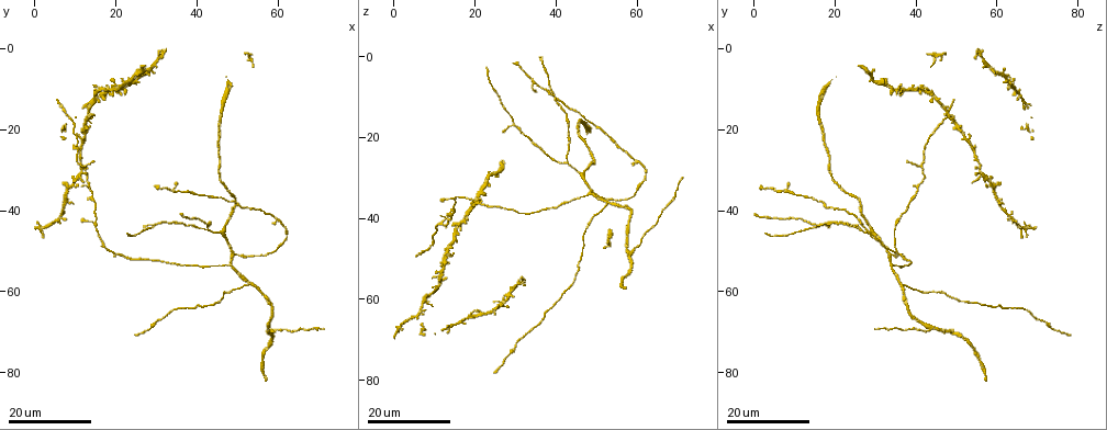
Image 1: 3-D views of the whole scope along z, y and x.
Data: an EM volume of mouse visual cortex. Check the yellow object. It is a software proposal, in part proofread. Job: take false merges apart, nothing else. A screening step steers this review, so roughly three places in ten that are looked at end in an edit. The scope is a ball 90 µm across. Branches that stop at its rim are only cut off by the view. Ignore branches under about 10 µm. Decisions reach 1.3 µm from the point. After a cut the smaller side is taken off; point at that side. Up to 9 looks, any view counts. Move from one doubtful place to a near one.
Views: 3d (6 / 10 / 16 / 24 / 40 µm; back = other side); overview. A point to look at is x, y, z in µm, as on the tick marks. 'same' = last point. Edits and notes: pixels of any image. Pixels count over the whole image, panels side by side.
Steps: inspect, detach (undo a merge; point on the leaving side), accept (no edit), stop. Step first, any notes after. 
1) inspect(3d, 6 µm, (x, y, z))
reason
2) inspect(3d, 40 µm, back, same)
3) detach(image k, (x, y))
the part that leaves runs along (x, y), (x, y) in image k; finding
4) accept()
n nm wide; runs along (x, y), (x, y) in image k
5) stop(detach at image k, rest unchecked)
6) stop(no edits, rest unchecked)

inspect(3d, 16 µm, (15.5, 42.5, 35.5))
three-way junction

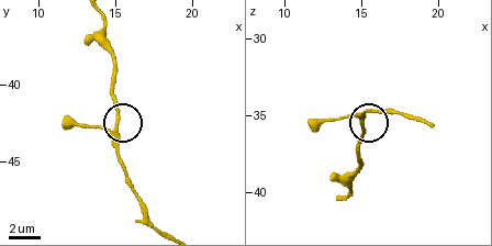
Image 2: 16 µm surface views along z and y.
inspect(3d, 10 µm, (15.0, 42.6, 35.8))
closer look

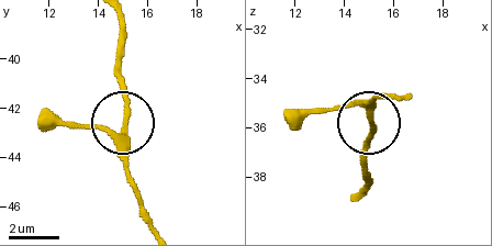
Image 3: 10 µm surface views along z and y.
accept()
runs along (125, 124), (125, 175) in image 3; one neuron here

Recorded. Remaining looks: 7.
inspect(3d, 16 µm, (18.0, 50.0, 35.0))

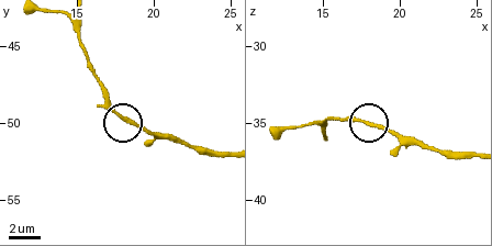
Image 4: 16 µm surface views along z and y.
inspect(3d, 6 µm, (17.8, 49.4, 35.0))

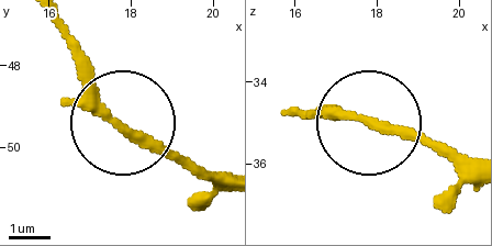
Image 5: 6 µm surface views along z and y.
accept()
runs along (51, 18), (86, 91), (198, 171) in image 5; one neuron here

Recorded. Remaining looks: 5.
inspect(3d, 24 µm, (59.0, 70.0, 49.0))

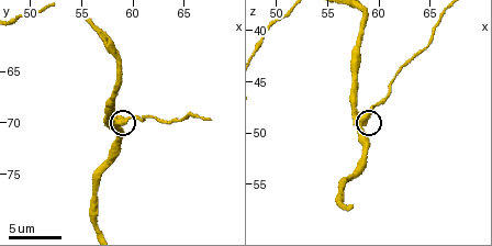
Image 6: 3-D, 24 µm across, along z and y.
inspect(3d, 6 µm, (58.8, 69.8, 48.8))

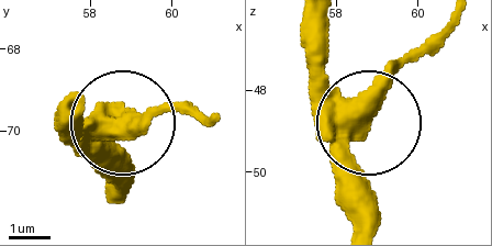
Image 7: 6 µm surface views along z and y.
detach(image 7, (138, 123))
side arm 17 µm; the part that leaves runs along (344, 121), (445, 26) in image 7; a second neuron is stuck on

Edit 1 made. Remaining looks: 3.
inspect(overview)

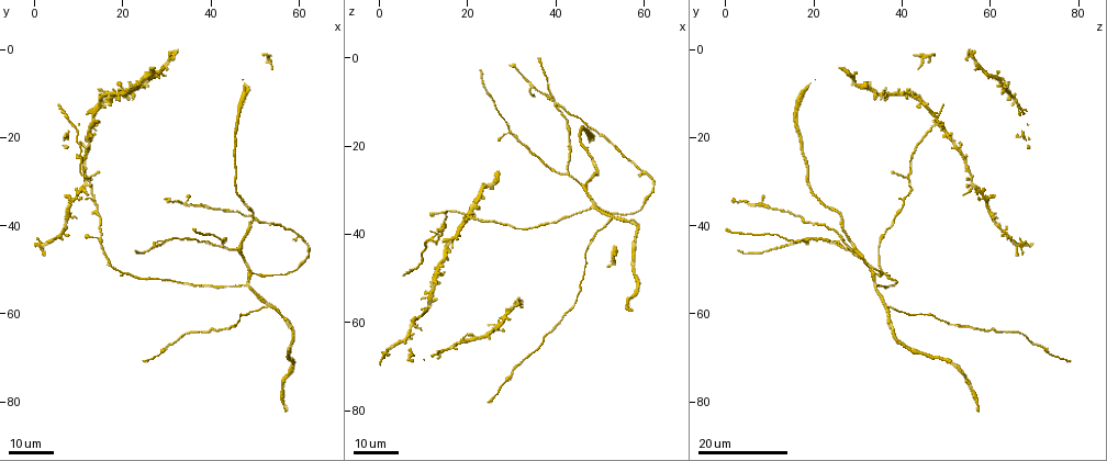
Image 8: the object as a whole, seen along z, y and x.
inspect(3d, 24 µm, (53.0, 58.0, 36.0))
side arm on a straight run

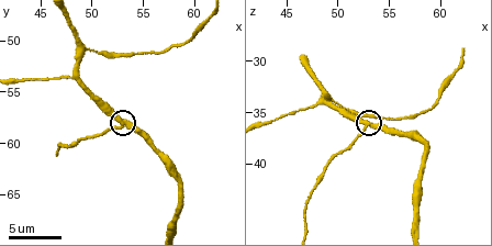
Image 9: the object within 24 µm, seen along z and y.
inspect(3d, 6 µm, (52.8, 58.4, 36.2))
zoom in

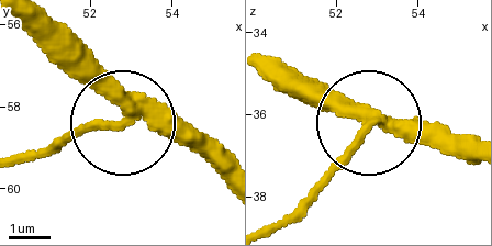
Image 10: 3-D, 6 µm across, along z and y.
detach(image 10, (86, 124))
320 nm wide; the part that leaves runs along (126, 121), (88, 121), (25, 153) in image 10; two neurons meet here

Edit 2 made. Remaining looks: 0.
stop(detach at image 7, detach at image 10, rest unchecked)

